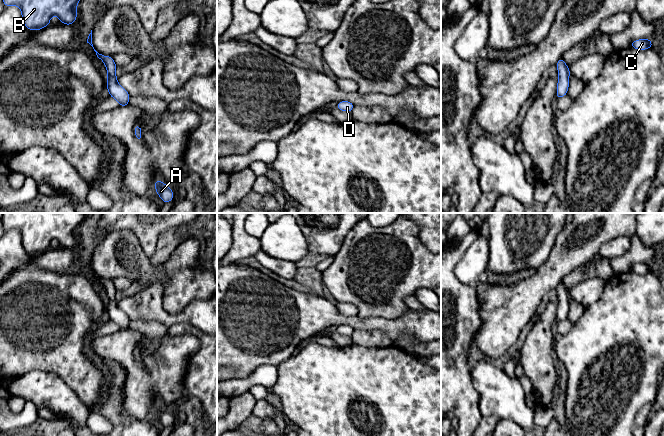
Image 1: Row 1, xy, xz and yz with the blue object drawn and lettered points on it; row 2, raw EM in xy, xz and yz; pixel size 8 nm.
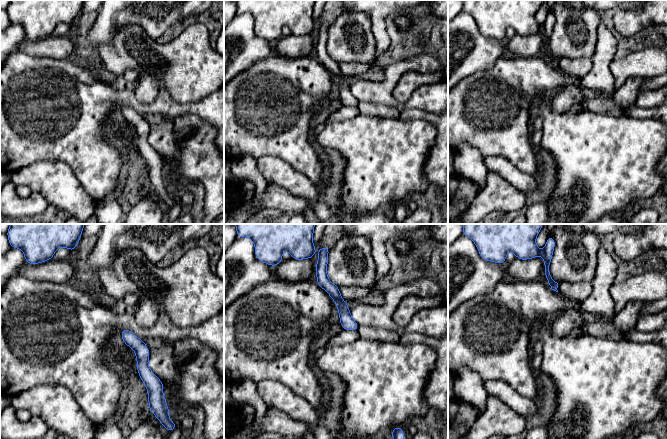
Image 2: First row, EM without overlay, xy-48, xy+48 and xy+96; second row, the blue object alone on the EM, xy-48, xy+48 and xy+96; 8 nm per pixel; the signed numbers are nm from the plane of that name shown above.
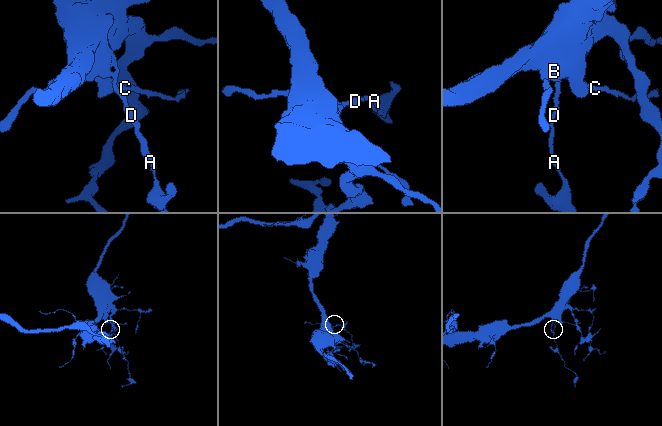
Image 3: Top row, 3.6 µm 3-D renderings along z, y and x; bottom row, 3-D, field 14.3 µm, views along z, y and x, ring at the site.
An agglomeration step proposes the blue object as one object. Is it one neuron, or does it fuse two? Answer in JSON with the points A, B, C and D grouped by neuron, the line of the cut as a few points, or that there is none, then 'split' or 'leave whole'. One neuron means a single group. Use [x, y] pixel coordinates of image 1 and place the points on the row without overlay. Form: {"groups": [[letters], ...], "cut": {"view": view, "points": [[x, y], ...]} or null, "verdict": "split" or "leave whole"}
{"groups": [["A", "B", "C", "D"]], "cut": null, "verdict": "leave whole"}

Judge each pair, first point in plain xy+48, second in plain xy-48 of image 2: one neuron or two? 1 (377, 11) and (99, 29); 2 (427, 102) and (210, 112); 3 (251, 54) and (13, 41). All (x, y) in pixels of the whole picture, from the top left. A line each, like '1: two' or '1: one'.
1: one
2: one
3: one

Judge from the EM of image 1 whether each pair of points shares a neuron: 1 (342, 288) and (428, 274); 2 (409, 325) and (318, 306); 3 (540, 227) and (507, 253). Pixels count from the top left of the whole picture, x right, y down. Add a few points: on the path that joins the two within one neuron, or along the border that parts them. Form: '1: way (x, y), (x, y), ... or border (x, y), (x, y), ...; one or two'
1: way (364, 304), (390, 306), (406, 286); one
2: way (386, 325), (358, 324), (354, 321), (341, 319); one
3: way (532, 228), (515, 245); one

